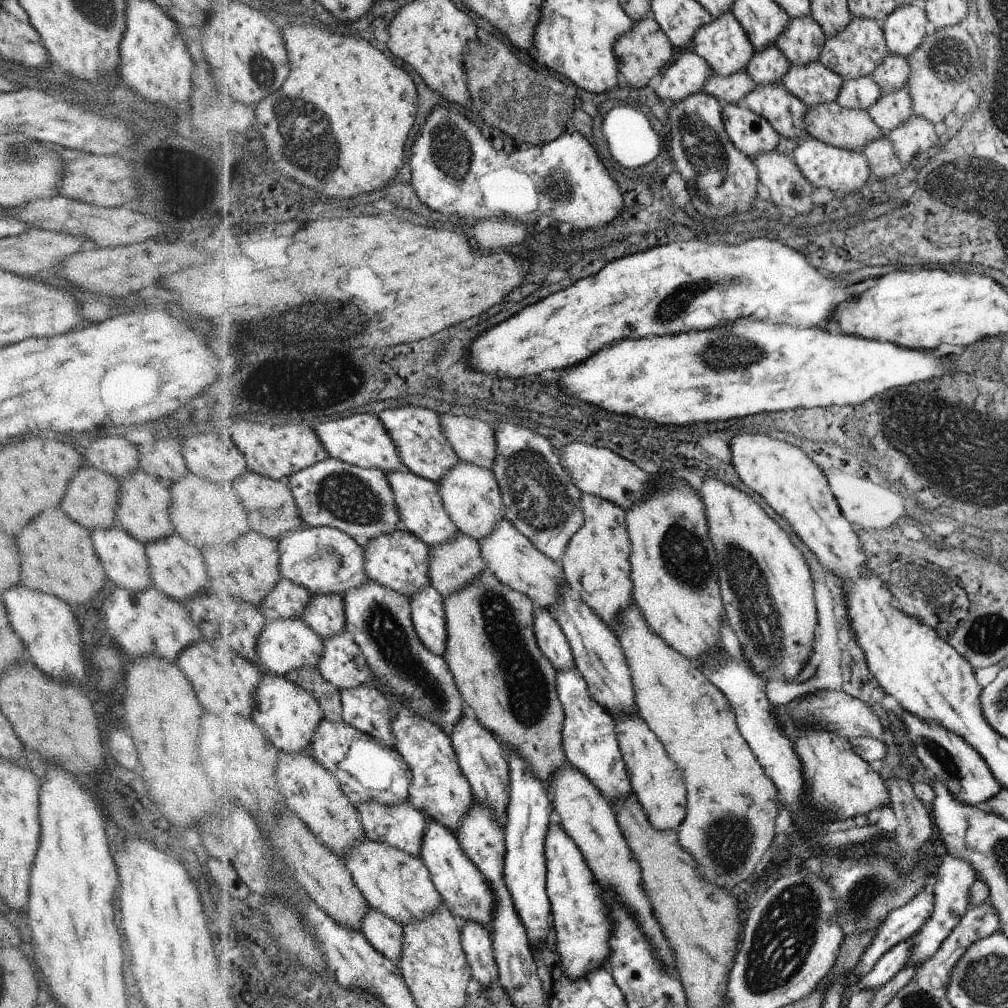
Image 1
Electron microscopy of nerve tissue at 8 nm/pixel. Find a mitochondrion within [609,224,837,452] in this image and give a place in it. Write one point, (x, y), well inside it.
(738, 352)

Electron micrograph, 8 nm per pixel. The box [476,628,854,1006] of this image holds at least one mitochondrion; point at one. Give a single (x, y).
(785, 935)

